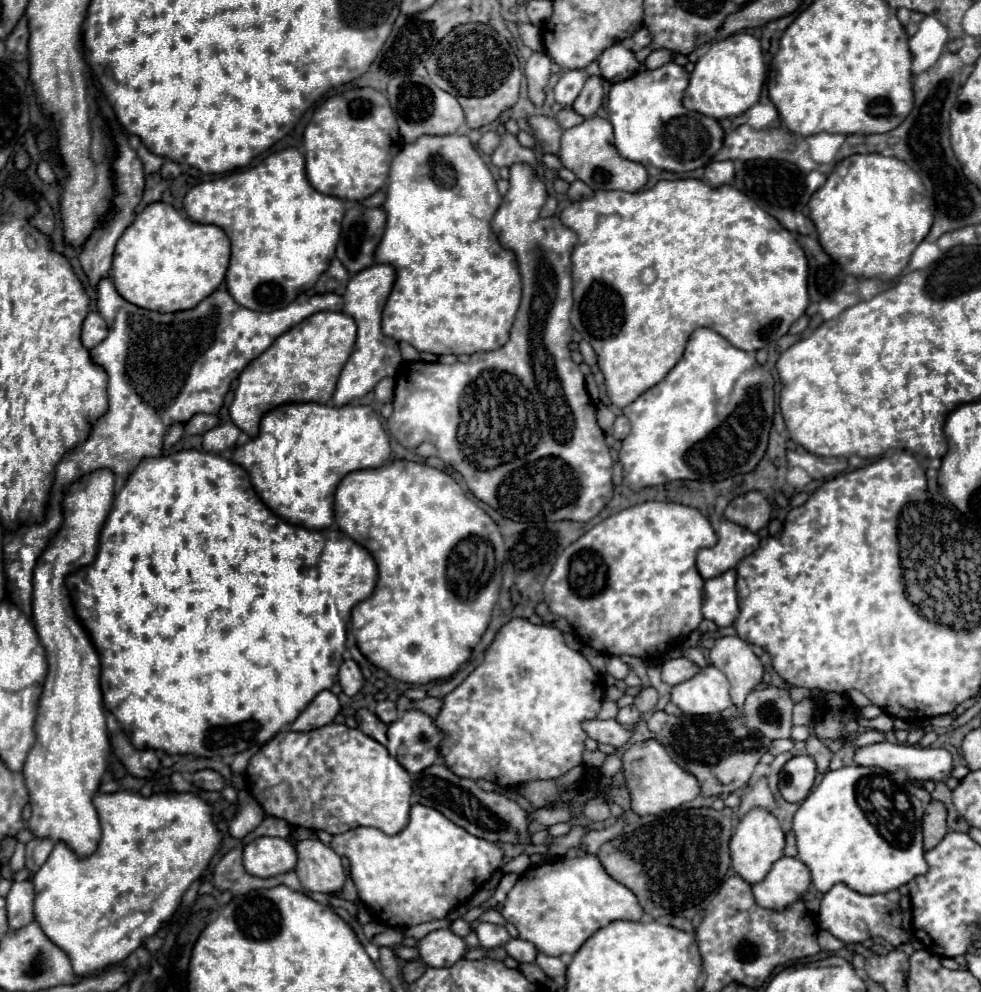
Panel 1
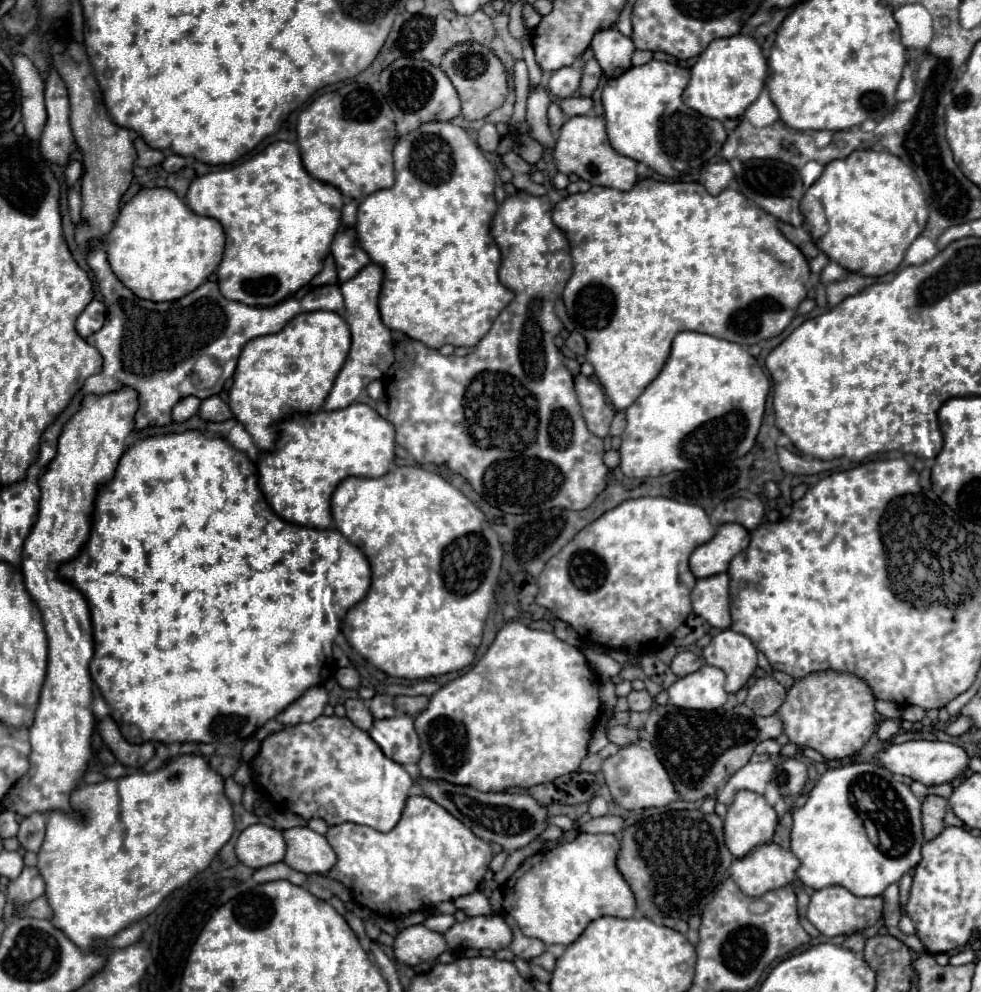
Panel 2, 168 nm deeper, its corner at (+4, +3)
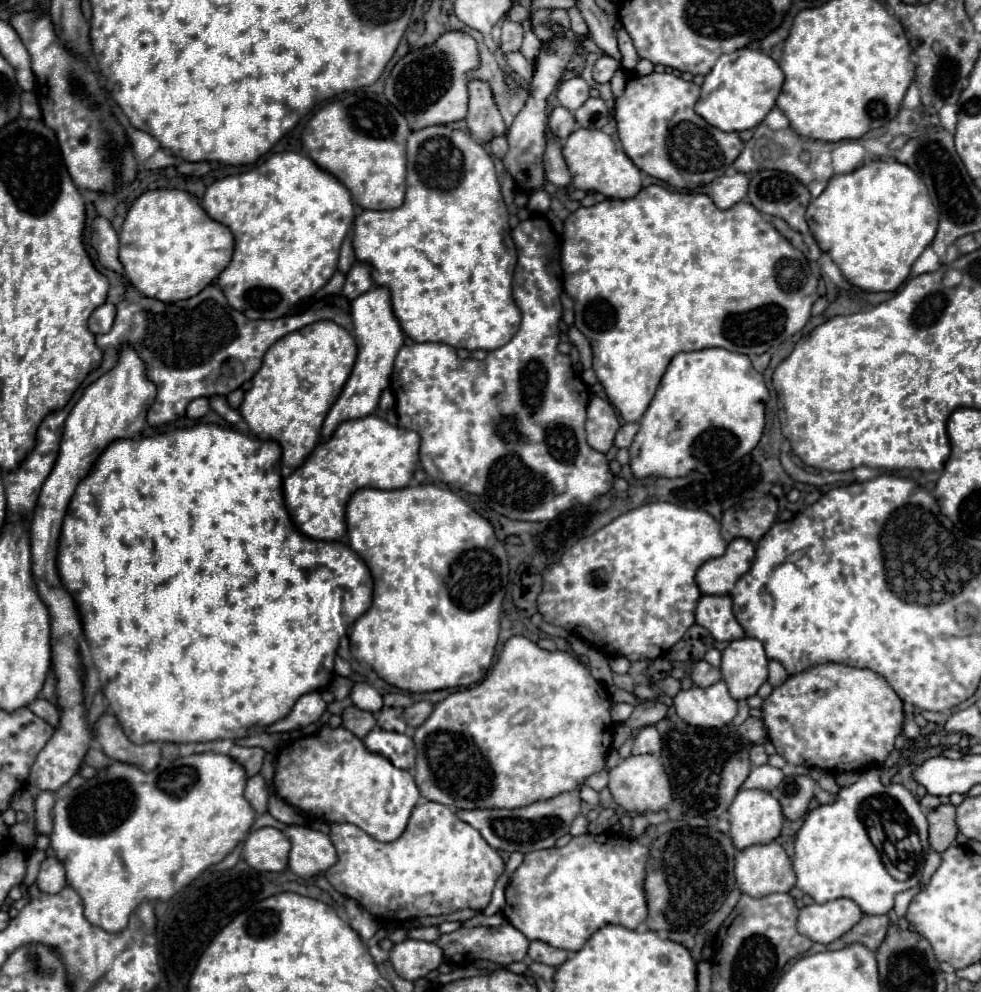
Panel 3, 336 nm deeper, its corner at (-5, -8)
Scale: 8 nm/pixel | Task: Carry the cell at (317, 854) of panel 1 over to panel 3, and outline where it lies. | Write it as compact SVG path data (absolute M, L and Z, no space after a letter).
M287 826L285 836L291 842L289 868L301 876L311 878L337 862L337 852L327 834L307 826Z

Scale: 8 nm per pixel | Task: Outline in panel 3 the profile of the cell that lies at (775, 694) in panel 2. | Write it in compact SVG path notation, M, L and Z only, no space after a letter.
M771 660L768 664L768 682L773 686L773 688L777 688L777 686L781 686L787 678L789 678L789 674L787 674L787 670L779 664L779 662L775 662L775 660Z

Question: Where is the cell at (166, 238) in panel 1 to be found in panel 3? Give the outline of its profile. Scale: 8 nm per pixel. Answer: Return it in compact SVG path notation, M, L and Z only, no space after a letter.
M147 190L127 212L119 232L119 260L129 282L149 298L187 300L209 286L233 256L233 234L209 218L197 196L175 190Z

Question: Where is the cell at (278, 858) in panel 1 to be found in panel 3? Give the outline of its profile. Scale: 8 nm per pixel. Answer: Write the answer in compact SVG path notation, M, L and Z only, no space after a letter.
M265 826L247 836L243 842L243 858L255 870L281 872L287 866L289 848L291 844L281 830Z

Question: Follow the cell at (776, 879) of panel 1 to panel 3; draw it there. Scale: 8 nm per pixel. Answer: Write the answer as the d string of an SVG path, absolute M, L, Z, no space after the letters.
M775 840L769 844L755 844L735 854L735 880L737 888L749 896L767 896L769 892L789 892L795 886L795 872L791 860L781 844Z

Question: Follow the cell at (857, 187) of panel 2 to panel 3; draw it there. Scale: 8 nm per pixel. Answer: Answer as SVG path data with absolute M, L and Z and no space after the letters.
M875 160L849 174L835 174L821 196L811 200L807 224L819 248L831 256L849 284L867 292L893 292L907 280L913 262L931 244L937 230L937 208L933 206L923 180L909 166Z

